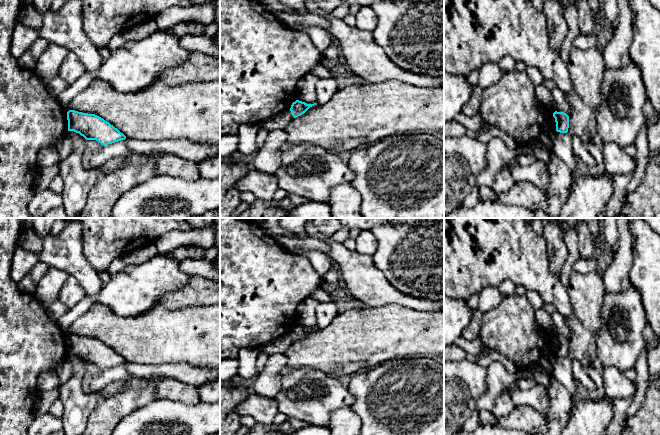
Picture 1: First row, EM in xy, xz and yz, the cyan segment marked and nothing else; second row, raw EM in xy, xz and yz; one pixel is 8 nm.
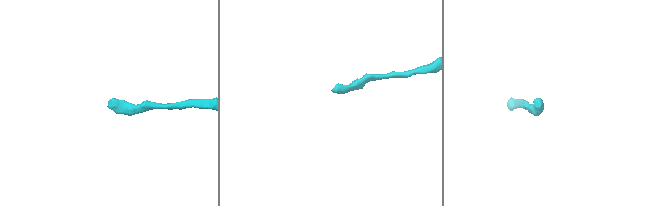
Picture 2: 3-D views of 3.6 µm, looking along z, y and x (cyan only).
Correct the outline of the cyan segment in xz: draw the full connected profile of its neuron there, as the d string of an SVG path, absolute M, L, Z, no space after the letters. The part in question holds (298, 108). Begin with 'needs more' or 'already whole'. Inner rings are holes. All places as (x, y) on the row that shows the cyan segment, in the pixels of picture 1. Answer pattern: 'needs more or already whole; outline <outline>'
already whole; outline M296 100L295 102L292 103L290 111L291 114L294 118L301 116L302 114L304 114L310 107L316 105L316 103L314 104L307 104L305 102Z

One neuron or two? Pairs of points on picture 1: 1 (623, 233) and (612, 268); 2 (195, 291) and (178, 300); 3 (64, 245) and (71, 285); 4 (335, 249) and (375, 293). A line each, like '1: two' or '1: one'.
1: one
2: one
3: two
4: one

